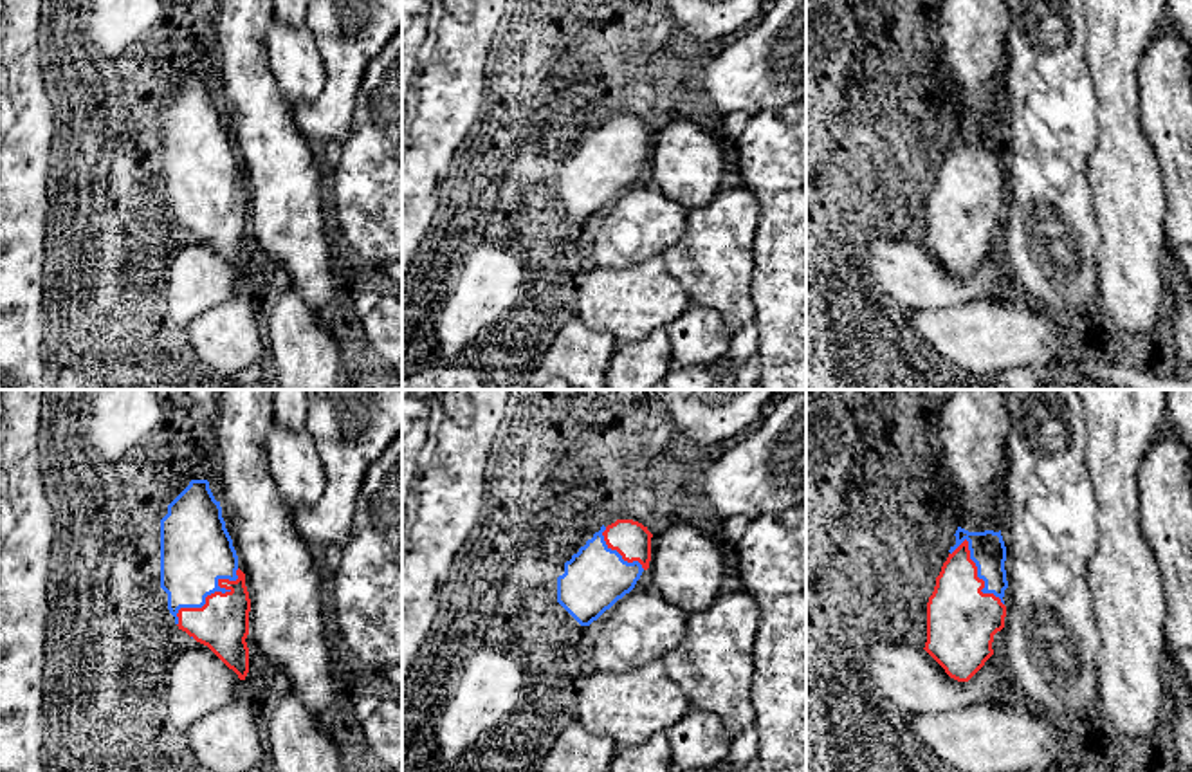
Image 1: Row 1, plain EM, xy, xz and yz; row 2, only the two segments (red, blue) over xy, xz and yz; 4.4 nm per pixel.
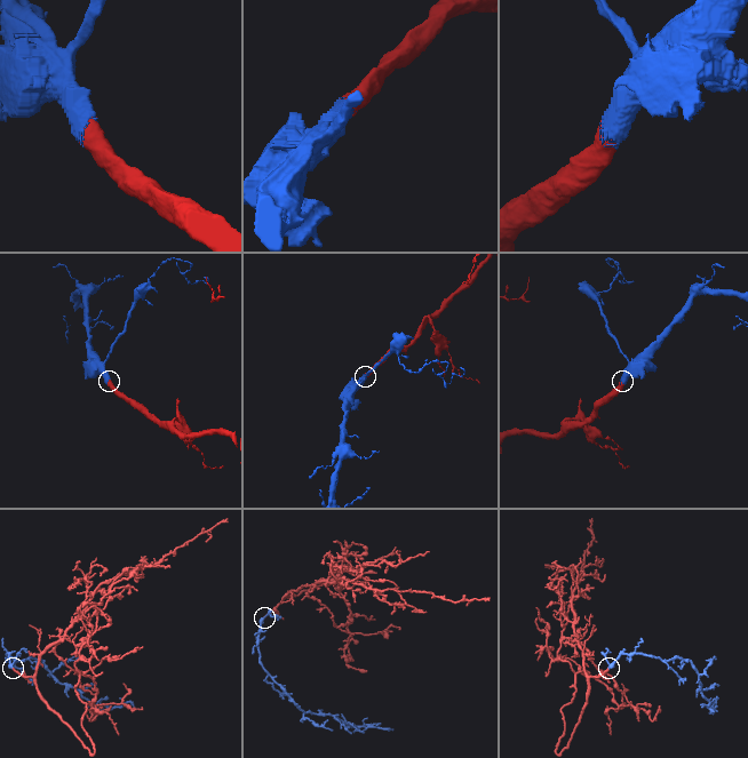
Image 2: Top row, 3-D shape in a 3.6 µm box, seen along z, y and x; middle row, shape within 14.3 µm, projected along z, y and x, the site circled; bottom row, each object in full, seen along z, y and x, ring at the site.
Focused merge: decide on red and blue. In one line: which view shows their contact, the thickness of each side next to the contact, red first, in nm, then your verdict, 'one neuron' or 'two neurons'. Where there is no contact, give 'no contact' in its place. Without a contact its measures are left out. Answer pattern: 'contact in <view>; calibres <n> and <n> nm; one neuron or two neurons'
contact in xy; calibres 240 and 320 nm; one neuron

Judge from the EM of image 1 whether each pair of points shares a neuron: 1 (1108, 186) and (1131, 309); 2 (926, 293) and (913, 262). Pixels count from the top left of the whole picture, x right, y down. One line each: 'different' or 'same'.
1: same
2: same

